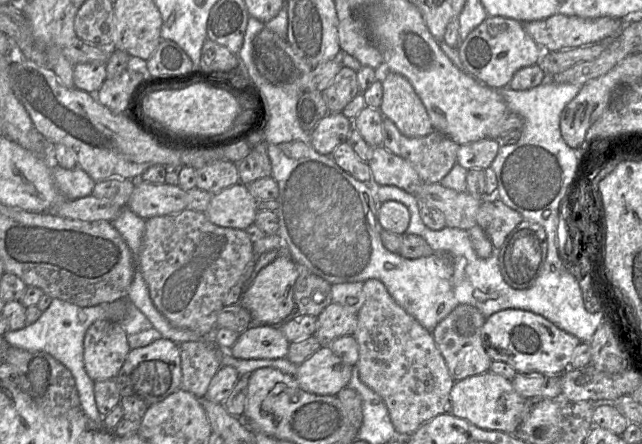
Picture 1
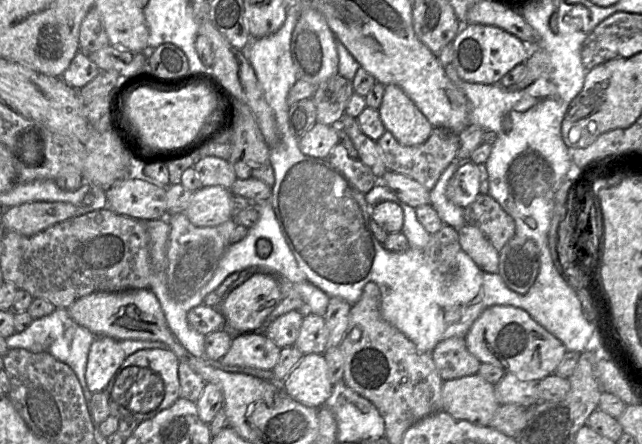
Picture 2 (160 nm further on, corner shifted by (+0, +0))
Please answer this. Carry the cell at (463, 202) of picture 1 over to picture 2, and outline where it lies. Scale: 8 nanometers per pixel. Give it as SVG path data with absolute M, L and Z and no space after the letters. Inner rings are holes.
M387 171L379 182L390 189L402 202L413 208L430 204L430 191L405 175Z

